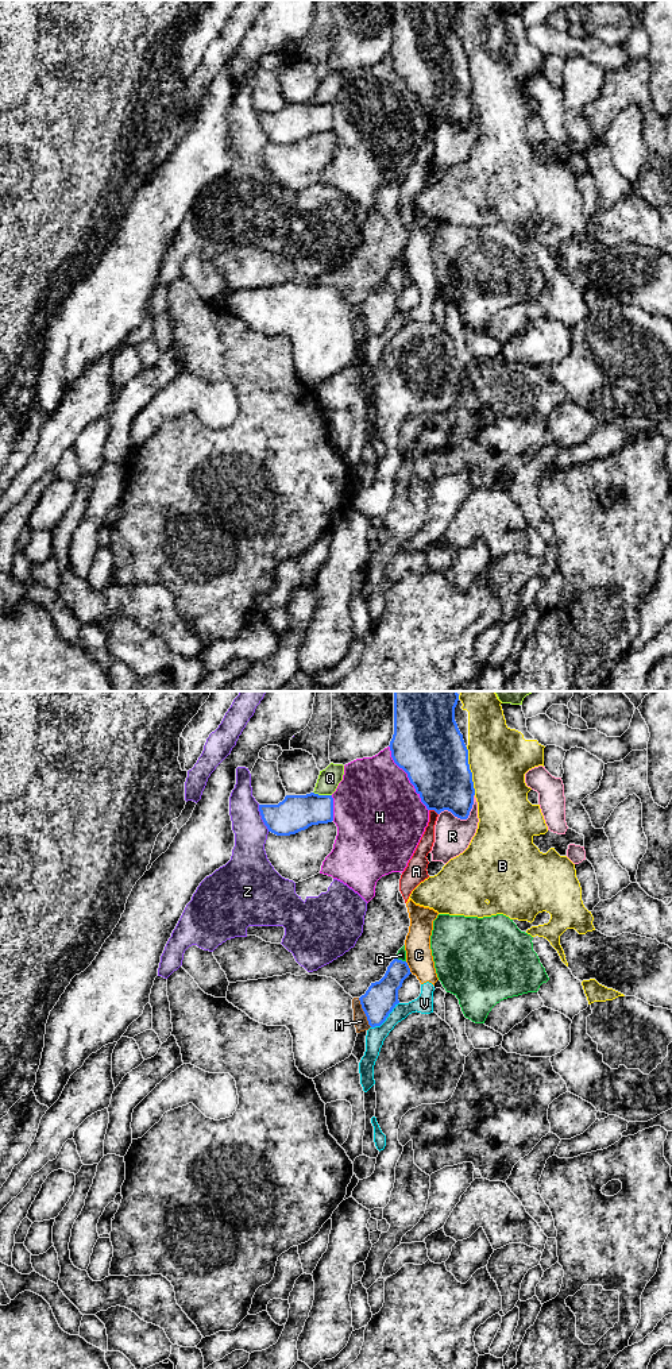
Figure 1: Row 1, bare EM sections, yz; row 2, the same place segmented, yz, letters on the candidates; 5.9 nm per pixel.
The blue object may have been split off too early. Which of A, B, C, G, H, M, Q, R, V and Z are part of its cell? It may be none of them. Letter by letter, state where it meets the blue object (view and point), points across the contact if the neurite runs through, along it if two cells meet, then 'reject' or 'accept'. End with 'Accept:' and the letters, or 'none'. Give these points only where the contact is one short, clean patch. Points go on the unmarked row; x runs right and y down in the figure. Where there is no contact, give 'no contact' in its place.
A: contact yz (433, 118); reject
B: contact yz (470, 80); reject
C: contact yz (408, 276); reject
G: contact yz (401, 269); reject
H: contact yz (408, 85); reject
M: contact yz (365, 321); border yz (358, 307), (371, 335); reject
Q: contact yz (323, 104); reject
R: contact yz (464, 127); reject
V: contact yz (386, 326); border yz (398, 311), (379, 334), (371, 336); reject
Z: contact yz (262, 127); reject
Accept: none

